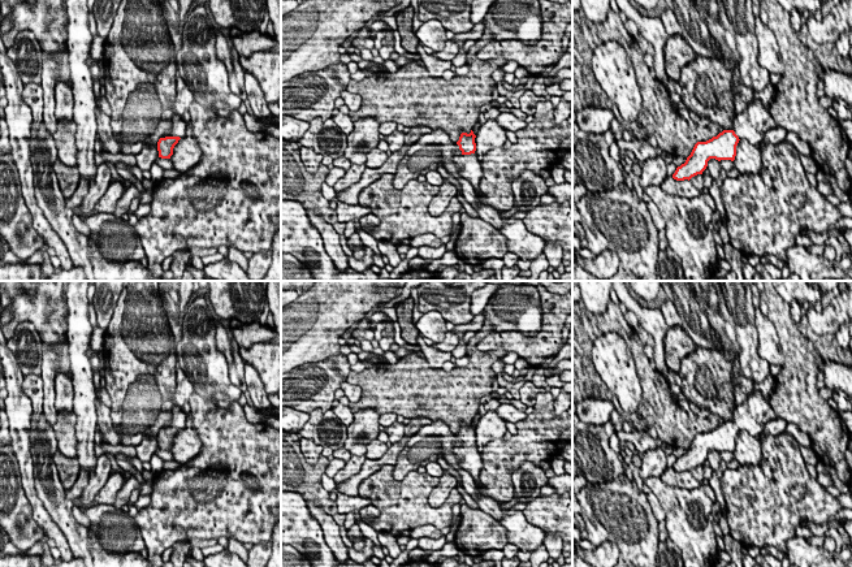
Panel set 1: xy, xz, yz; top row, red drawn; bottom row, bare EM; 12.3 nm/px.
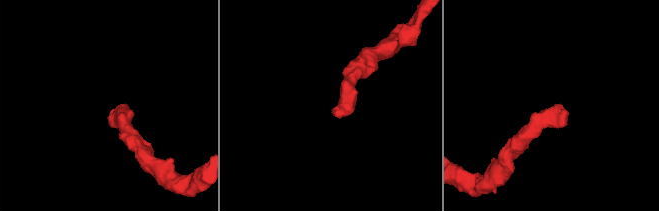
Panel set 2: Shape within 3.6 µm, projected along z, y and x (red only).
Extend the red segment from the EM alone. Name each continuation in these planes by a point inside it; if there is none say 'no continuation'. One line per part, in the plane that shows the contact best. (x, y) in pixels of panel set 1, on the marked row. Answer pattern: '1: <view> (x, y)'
1: xz (468, 167)

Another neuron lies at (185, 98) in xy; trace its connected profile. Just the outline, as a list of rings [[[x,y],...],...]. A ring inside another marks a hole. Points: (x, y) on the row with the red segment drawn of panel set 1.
[[[178,74],[176,92],[177,95],[173,105],[173,112],[182,116],[186,111],[189,111],[190,105],[195,101],[195,98],[190,87]]]

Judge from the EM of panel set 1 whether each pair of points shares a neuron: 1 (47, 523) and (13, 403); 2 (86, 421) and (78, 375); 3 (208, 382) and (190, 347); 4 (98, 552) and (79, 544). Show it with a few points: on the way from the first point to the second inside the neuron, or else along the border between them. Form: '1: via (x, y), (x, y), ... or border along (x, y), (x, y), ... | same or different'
1: via (30, 493), (18, 433) | same
2: via (85, 410), (83, 386) | same
3: via (208, 373), (198, 356) | same
4: border along (89, 529), (91, 553) | different

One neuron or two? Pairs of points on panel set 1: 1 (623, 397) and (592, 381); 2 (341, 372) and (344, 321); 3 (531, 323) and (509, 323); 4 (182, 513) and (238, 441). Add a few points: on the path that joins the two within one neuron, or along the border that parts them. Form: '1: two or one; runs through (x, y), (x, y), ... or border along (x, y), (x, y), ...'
1: two; border along (600, 379), (608, 388)
2: two; border along (327, 358), (314, 363)
3: one; runs through (526, 323), (514, 323)
4: one; runs through (189, 492), (198, 468), (217, 451)

